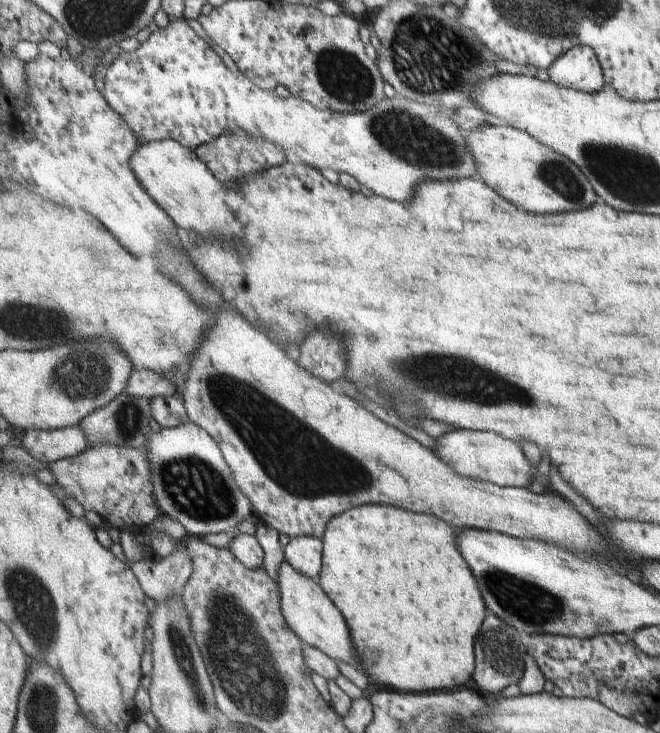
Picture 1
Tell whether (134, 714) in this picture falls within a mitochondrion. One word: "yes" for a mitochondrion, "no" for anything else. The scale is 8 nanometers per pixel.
no

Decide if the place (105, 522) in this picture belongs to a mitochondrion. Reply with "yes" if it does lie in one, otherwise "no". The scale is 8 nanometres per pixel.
no

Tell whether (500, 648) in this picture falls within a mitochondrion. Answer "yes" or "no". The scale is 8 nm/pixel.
yes

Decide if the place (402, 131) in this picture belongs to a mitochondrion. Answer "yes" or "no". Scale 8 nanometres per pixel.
yes

